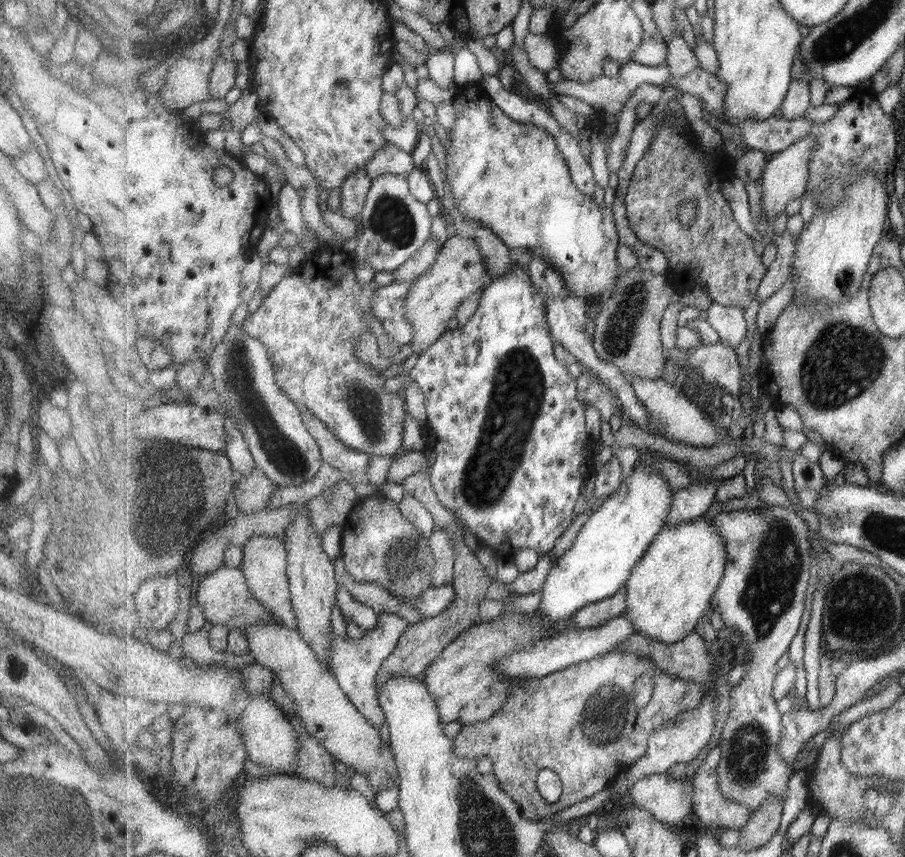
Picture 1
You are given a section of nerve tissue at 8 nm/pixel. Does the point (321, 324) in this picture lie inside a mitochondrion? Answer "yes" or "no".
no

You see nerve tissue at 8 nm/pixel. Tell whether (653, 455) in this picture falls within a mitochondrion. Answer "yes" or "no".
no

